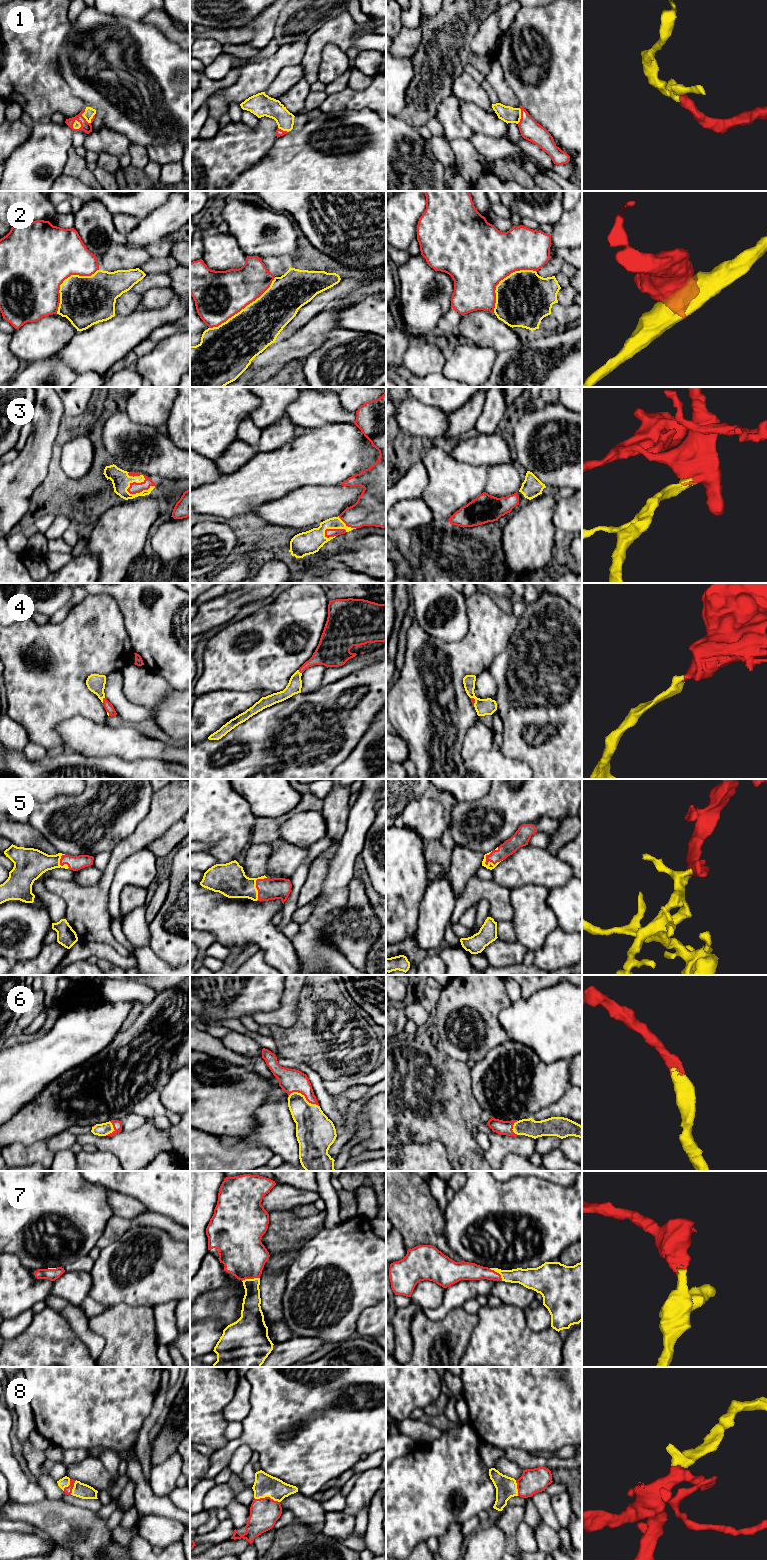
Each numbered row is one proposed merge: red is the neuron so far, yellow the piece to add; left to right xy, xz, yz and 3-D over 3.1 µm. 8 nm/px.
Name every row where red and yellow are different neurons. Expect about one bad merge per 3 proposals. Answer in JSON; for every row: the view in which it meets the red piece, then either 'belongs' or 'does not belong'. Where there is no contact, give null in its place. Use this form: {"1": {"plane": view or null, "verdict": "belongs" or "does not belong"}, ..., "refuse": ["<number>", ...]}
{"1": {"plane": "xy", "verdict": "belongs"}, "2": {"plane": "xz", "verdict": "does not belong"}, "3": {"plane": "xy", "verdict": "belongs"}, "4": {"plane": "xy", "verdict": "belongs"}, "5": {"plane": "yz", "verdict": "belongs"}, "6": {"plane": "xz", "verdict": "belongs"}, "7": {"plane": "xz", "verdict": "belongs"}, "8": {"plane": "xz", "verdict": "belongs"}, "refuse": ["2"]}

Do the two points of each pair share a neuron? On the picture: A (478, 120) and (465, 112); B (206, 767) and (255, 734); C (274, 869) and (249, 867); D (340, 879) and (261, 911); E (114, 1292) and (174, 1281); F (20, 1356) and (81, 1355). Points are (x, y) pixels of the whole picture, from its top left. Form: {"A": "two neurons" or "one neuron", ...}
{"A": "one neuron", "B": "one neuron", "C": "two neurons", "D": "two neurons", "E": "one neuron", "F": "one neuron"}

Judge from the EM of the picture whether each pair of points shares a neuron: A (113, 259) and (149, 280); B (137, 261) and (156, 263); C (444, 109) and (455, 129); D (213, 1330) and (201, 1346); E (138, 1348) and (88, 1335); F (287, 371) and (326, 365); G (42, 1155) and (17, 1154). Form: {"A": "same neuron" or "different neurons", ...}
{"A": "same neuron", "B": "same neuron", "C": "same neuron", "D": "same neuron", "E": "different neurons", "F": "different neurons", "G": "same neuron"}

